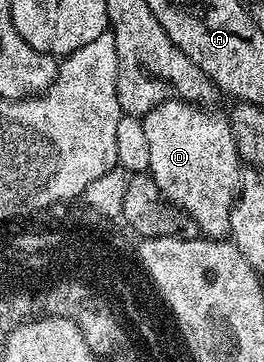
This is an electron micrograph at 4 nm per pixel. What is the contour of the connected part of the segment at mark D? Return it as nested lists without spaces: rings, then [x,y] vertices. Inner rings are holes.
[[[181,99],[164,101],[156,105],[142,119],[144,133],[148,140],[148,150],[152,152],[149,175],[156,185],[176,206],[182,207],[192,221],[196,221],[199,232],[207,239],[226,239],[230,233],[230,214],[238,199],[239,190],[244,182],[242,175],[243,160],[225,114],[217,115],[202,105],[184,103]]]

